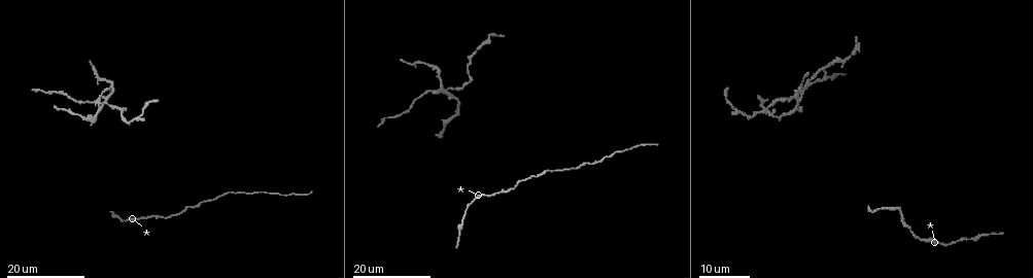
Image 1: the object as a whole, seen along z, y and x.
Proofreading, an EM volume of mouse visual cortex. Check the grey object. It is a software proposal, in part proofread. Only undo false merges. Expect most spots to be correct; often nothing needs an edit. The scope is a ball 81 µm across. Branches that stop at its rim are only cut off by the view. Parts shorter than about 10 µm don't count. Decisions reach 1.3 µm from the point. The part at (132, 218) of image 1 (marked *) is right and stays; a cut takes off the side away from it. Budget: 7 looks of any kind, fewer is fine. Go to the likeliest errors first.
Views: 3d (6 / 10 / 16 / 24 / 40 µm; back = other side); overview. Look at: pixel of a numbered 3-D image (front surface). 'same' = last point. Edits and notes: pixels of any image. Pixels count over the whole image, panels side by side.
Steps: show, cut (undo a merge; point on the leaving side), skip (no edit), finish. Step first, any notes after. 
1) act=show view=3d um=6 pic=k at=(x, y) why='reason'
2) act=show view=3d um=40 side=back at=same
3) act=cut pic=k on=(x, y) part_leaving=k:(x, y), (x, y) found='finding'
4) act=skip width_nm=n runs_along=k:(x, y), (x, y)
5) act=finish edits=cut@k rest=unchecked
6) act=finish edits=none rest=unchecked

act=show view=3d um=24 pic=1 at=(98, 102)

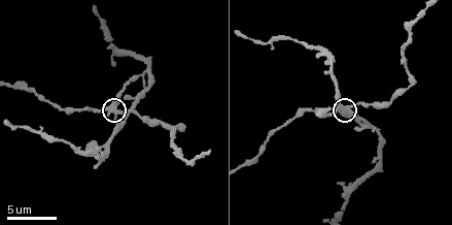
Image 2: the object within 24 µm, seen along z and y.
act=show view=3d um=10 pic=2 at=(113, 112)

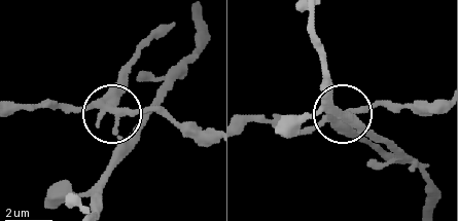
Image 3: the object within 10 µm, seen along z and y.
act=show view=3d um=6 pic=3 at=(118, 115)

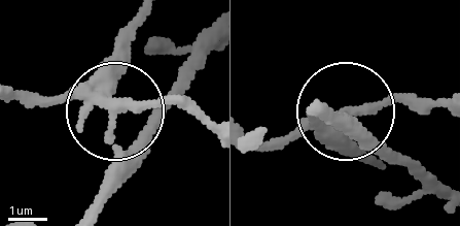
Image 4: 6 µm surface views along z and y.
act=cut pic=4 on=(115, 58) width_nm=260 found='a second cell is stuck on'

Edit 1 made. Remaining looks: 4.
act=show view=overview

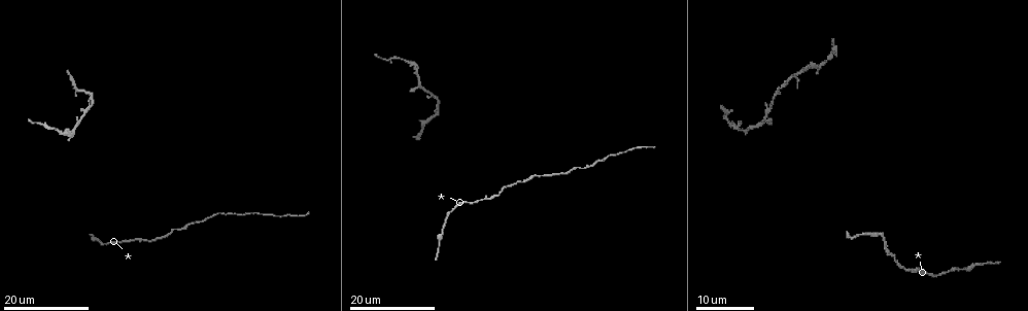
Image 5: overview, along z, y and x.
act=show view=3d um=24 pic=5 at=(741, 130) why='four arms meet'

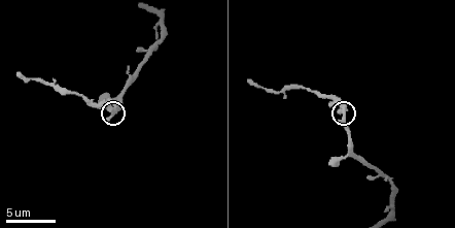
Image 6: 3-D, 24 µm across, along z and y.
act=show view=3d um=10 pic=6 at=(345, 113)

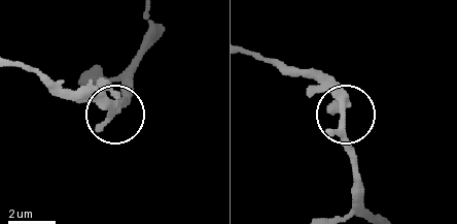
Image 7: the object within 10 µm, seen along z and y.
act=skip found='all the same cell'

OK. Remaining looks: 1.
act=finish edits=cut@4 rest=unchecked

